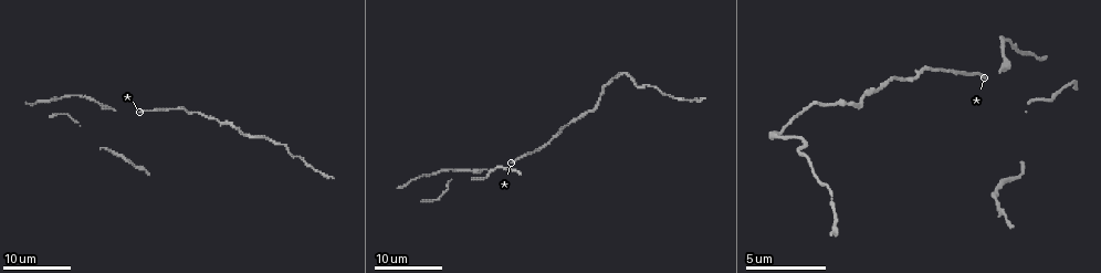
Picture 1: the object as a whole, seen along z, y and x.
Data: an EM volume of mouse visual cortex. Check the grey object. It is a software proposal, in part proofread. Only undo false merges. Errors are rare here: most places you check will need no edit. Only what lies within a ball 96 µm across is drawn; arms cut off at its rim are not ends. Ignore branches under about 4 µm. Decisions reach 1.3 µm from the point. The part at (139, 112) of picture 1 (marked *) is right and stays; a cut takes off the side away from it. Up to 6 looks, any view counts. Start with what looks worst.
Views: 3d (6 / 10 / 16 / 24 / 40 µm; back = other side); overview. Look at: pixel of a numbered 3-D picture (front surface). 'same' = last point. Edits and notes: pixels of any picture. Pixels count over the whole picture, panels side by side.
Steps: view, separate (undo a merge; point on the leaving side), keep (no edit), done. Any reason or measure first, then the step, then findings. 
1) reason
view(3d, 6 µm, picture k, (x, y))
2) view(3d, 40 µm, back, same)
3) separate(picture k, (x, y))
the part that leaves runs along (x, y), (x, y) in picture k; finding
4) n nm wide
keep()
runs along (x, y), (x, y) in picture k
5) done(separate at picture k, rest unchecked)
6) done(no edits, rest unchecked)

calibre changes
view(3d, 24 µm, picture 1, (999, 71))

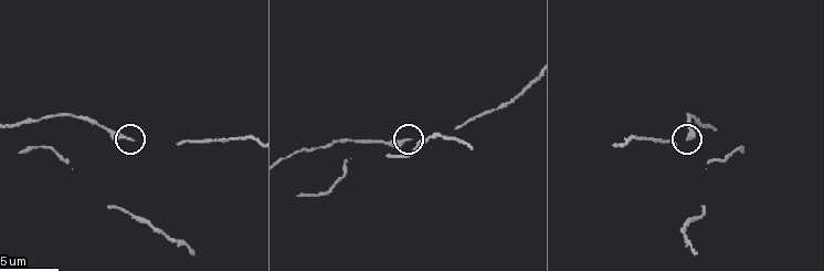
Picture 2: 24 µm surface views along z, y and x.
zoom in
view(3d, 10 µm, picture 2, (408, 138))

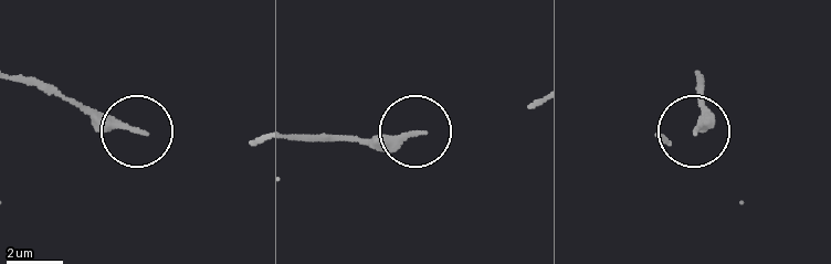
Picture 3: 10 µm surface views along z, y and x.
keep()
continuous, no second neuron

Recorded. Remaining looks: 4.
narrows sharply
view(3d, 24 µm, picture 1, (299, 155))

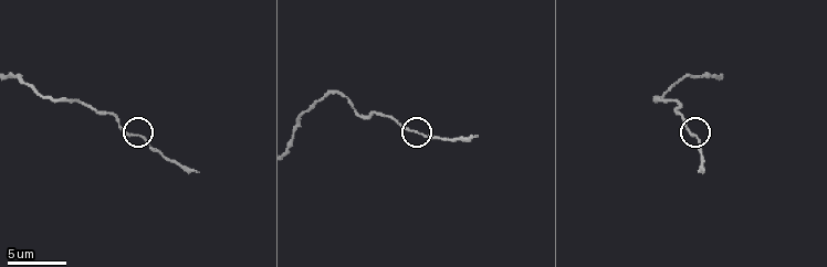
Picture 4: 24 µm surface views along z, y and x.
closer look
view(3d, 10 µm, picture 4, (415, 134))

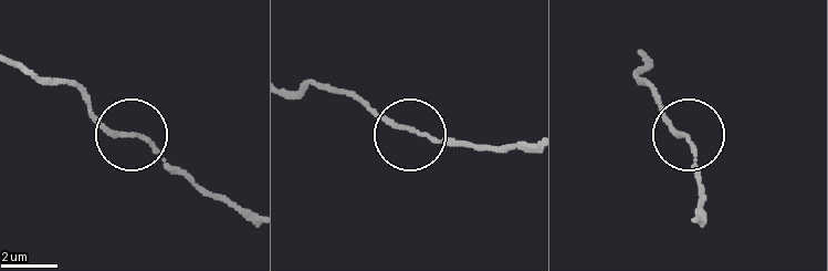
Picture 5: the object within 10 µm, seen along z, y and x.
keep()
runs along (291, 90), (341, 90), (391, 123), (481, 146) in picture 5; one neuron here

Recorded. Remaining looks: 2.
narrows sharply
view(3d, 16 µm, picture 1, (588, 110))

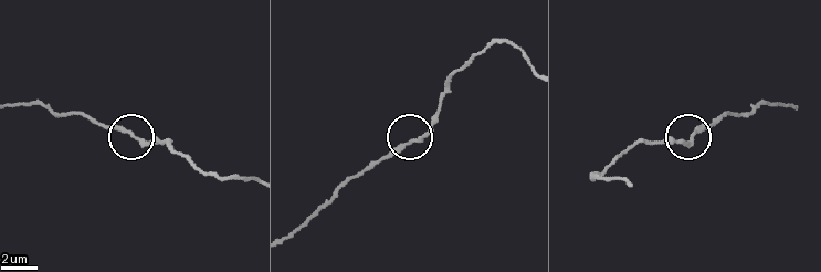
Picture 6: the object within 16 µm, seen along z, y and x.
view(3d, 10 µm, picture 6, (409, 144))

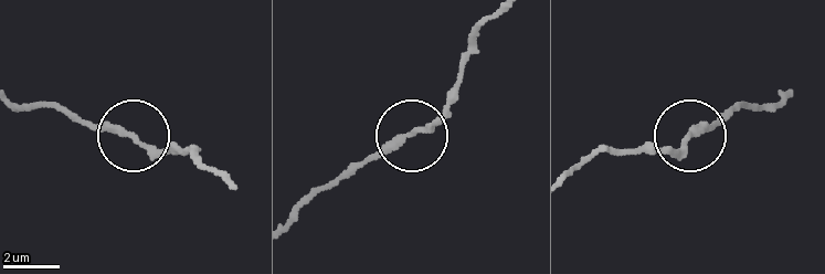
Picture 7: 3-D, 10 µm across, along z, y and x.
keep()
runs along (780, 98), (742, 105), (680, 146), (640, 148) in picture 7; one neuron here

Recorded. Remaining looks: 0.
done(no edits, rest unchecked)

